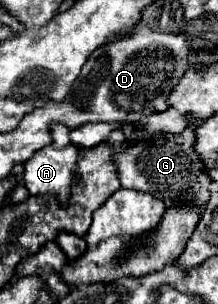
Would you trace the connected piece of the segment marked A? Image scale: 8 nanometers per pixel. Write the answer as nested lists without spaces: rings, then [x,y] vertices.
[[[54,123],[50,126],[52,132],[53,144],[41,148],[39,152],[35,152],[27,162],[25,162],[25,186],[29,190],[29,194],[33,196],[43,196],[43,194],[51,194],[55,196],[61,204],[67,204],[69,194],[71,194],[71,184],[73,184],[73,166],[77,164],[79,148],[68,144],[70,142],[70,129],[61,123]]]

